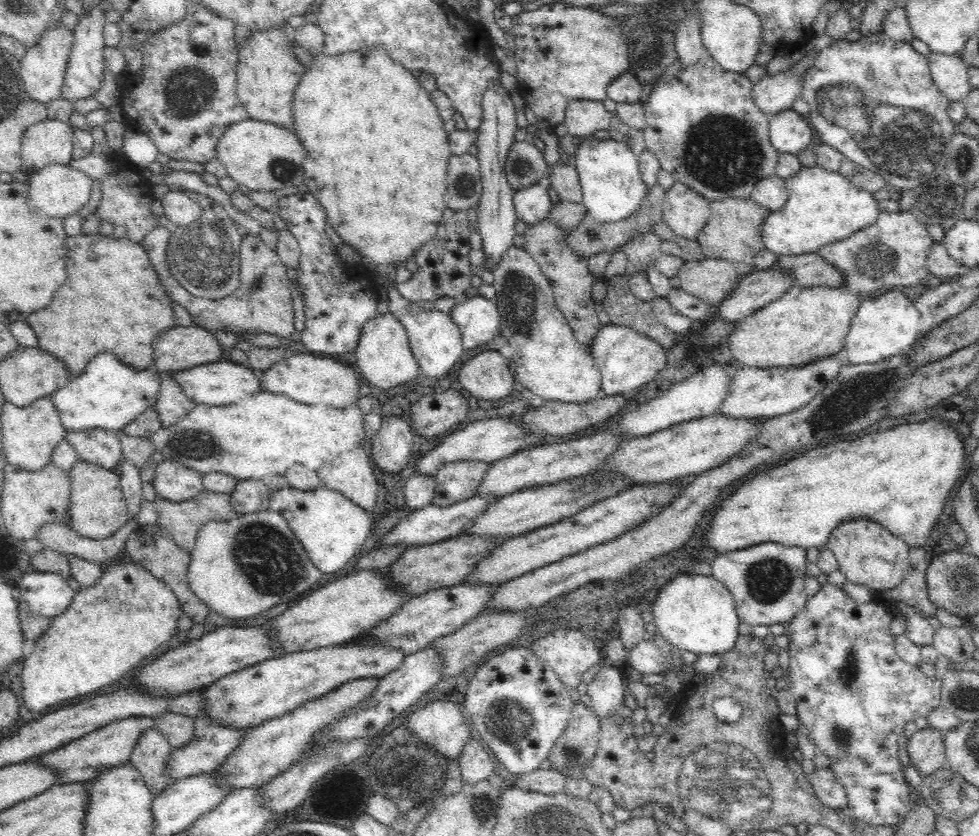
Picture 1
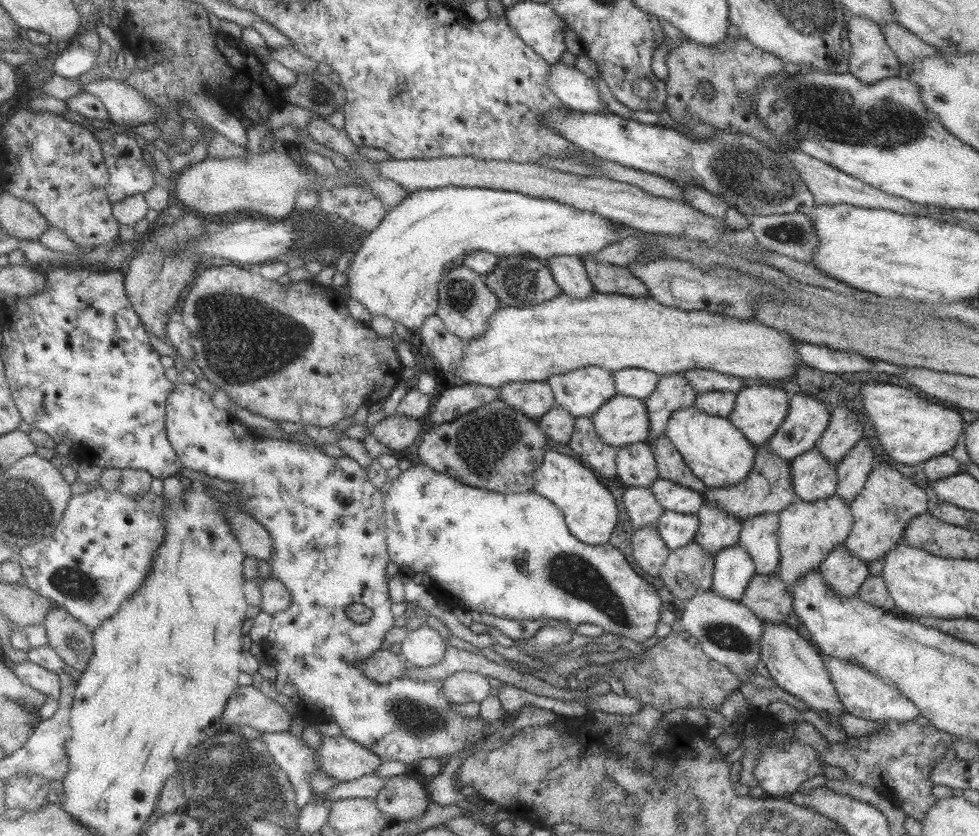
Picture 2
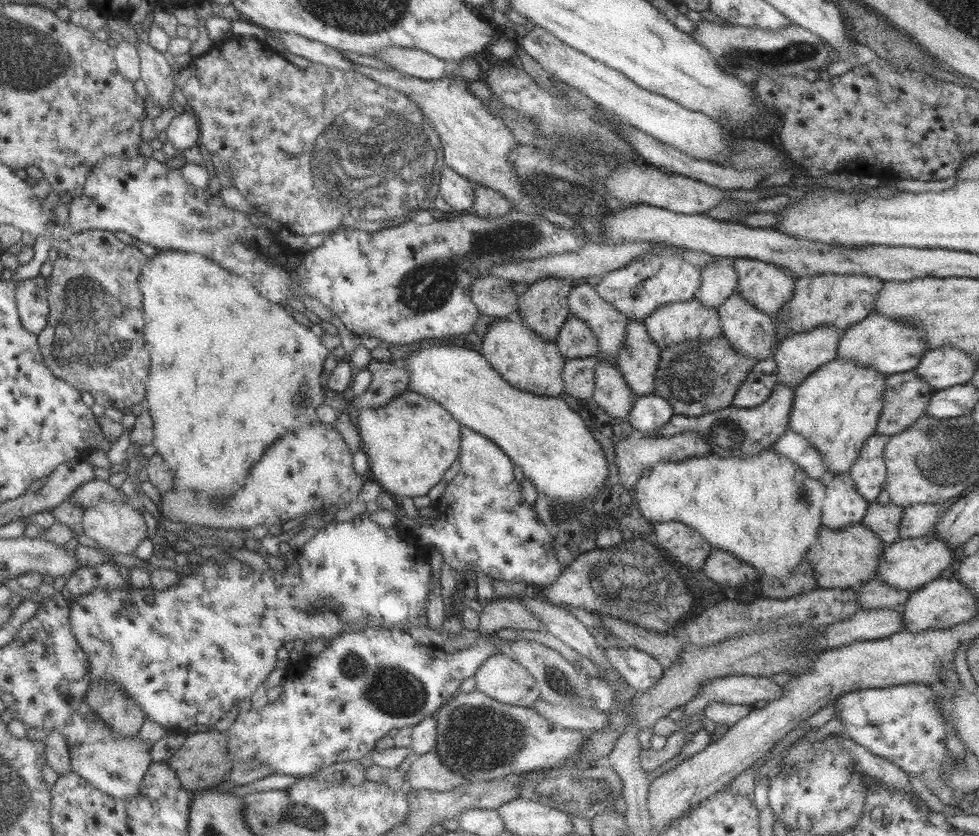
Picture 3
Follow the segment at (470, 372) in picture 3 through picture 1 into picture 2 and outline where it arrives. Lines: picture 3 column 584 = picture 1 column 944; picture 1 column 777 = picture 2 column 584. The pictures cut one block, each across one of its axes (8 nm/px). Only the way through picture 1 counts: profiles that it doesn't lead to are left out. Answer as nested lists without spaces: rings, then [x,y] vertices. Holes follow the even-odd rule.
[[[549,449],[544,454],[542,465],[534,472],[534,478],[534,491],[552,501],[564,513],[565,524],[577,540],[592,546],[609,542],[618,522],[618,508],[614,496],[600,482],[598,474],[572,456]]]

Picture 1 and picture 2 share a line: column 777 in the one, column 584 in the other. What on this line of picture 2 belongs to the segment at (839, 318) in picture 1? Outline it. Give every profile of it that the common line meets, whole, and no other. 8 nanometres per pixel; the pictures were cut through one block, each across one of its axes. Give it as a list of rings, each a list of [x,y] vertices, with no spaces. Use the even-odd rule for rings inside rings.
[[[594,291],[586,298],[572,298],[566,293],[536,306],[518,308],[503,305],[498,314],[488,318],[485,334],[465,342],[464,358],[454,366],[454,374],[465,383],[500,388],[509,382],[548,380],[555,374],[566,374],[587,366],[606,370],[643,368],[660,377],[690,369],[716,370],[722,374],[744,378],[788,378],[794,376],[802,364],[798,360],[790,334],[758,322],[756,318],[730,318],[708,310],[680,310],[658,302],[651,296],[626,296]]]

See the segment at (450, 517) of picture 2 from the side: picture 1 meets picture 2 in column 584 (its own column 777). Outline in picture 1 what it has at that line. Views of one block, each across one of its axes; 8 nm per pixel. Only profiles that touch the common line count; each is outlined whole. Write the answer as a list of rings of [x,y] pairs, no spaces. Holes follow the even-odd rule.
[[[761,542],[739,551],[720,554],[712,562],[711,575],[732,593],[739,622],[750,626],[772,626],[792,620],[805,606],[806,548]]]

